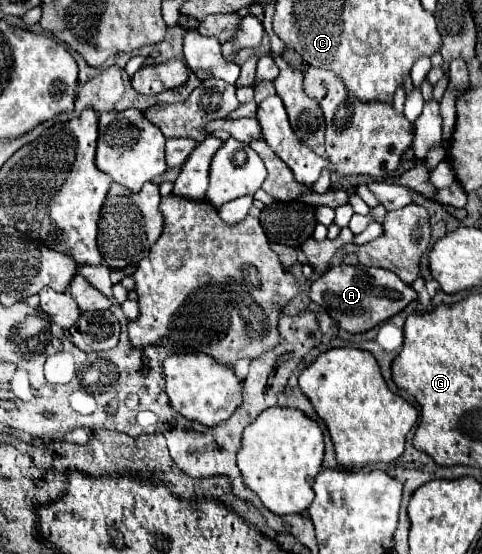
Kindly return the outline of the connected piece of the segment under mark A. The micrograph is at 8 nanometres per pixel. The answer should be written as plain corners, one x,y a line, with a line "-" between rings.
342,264
328,268
320,278
312,282
310,298
322,306
340,328
356,334
366,332
402,312
416,298
416,292
390,270

